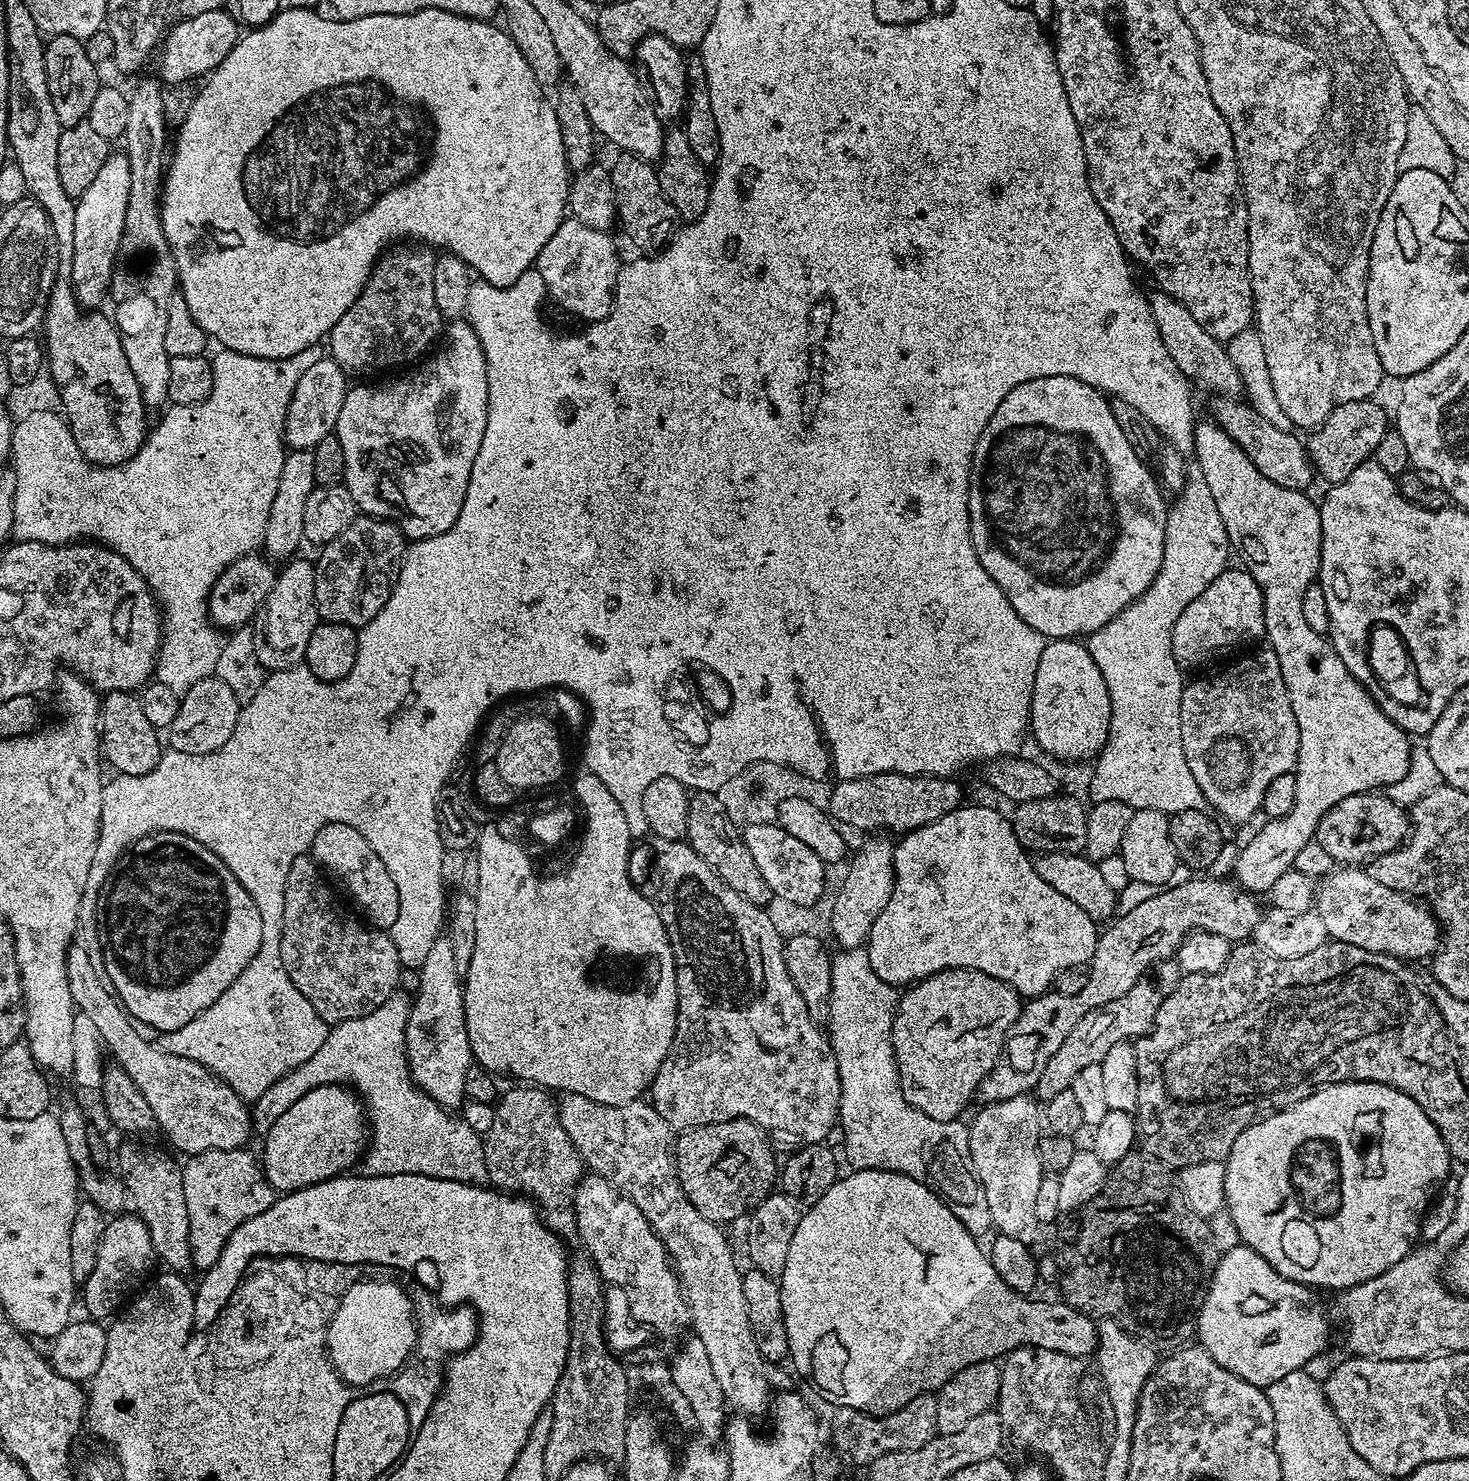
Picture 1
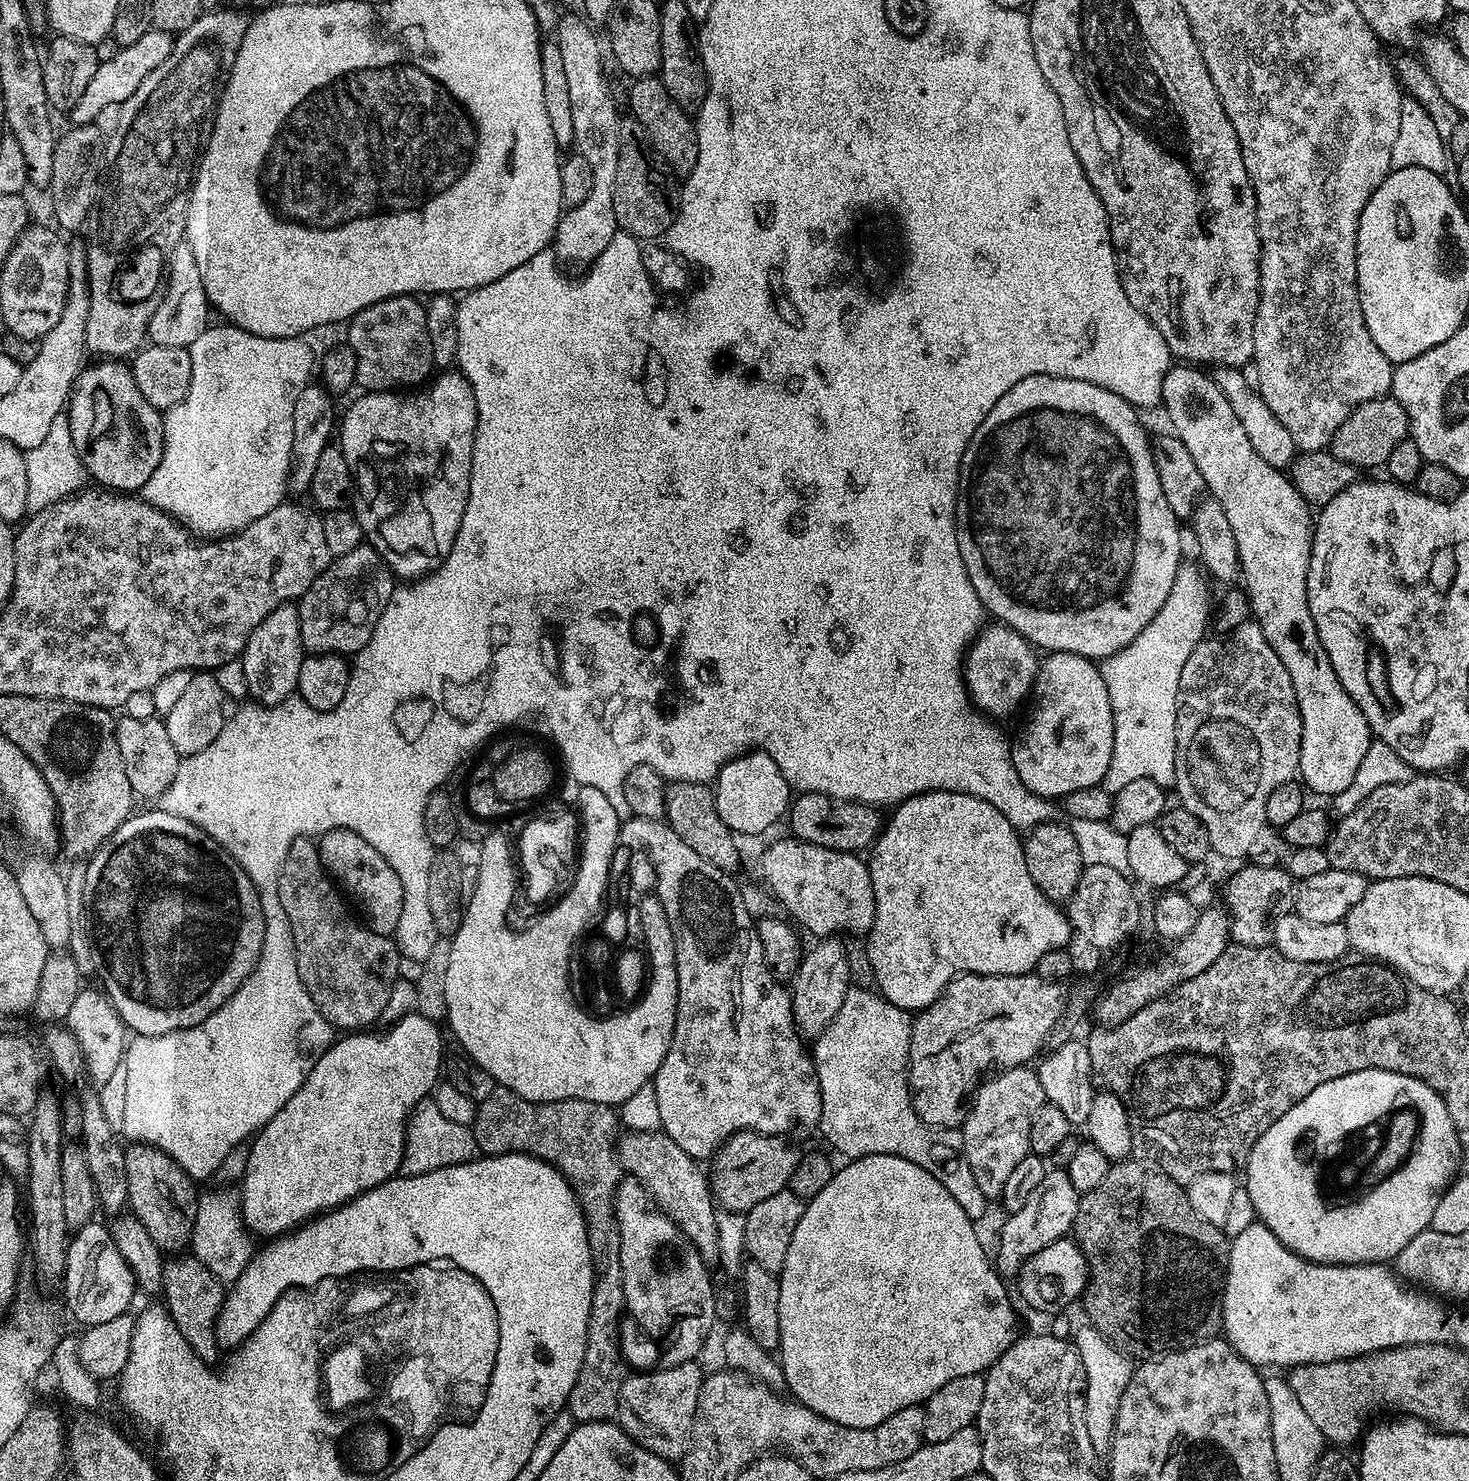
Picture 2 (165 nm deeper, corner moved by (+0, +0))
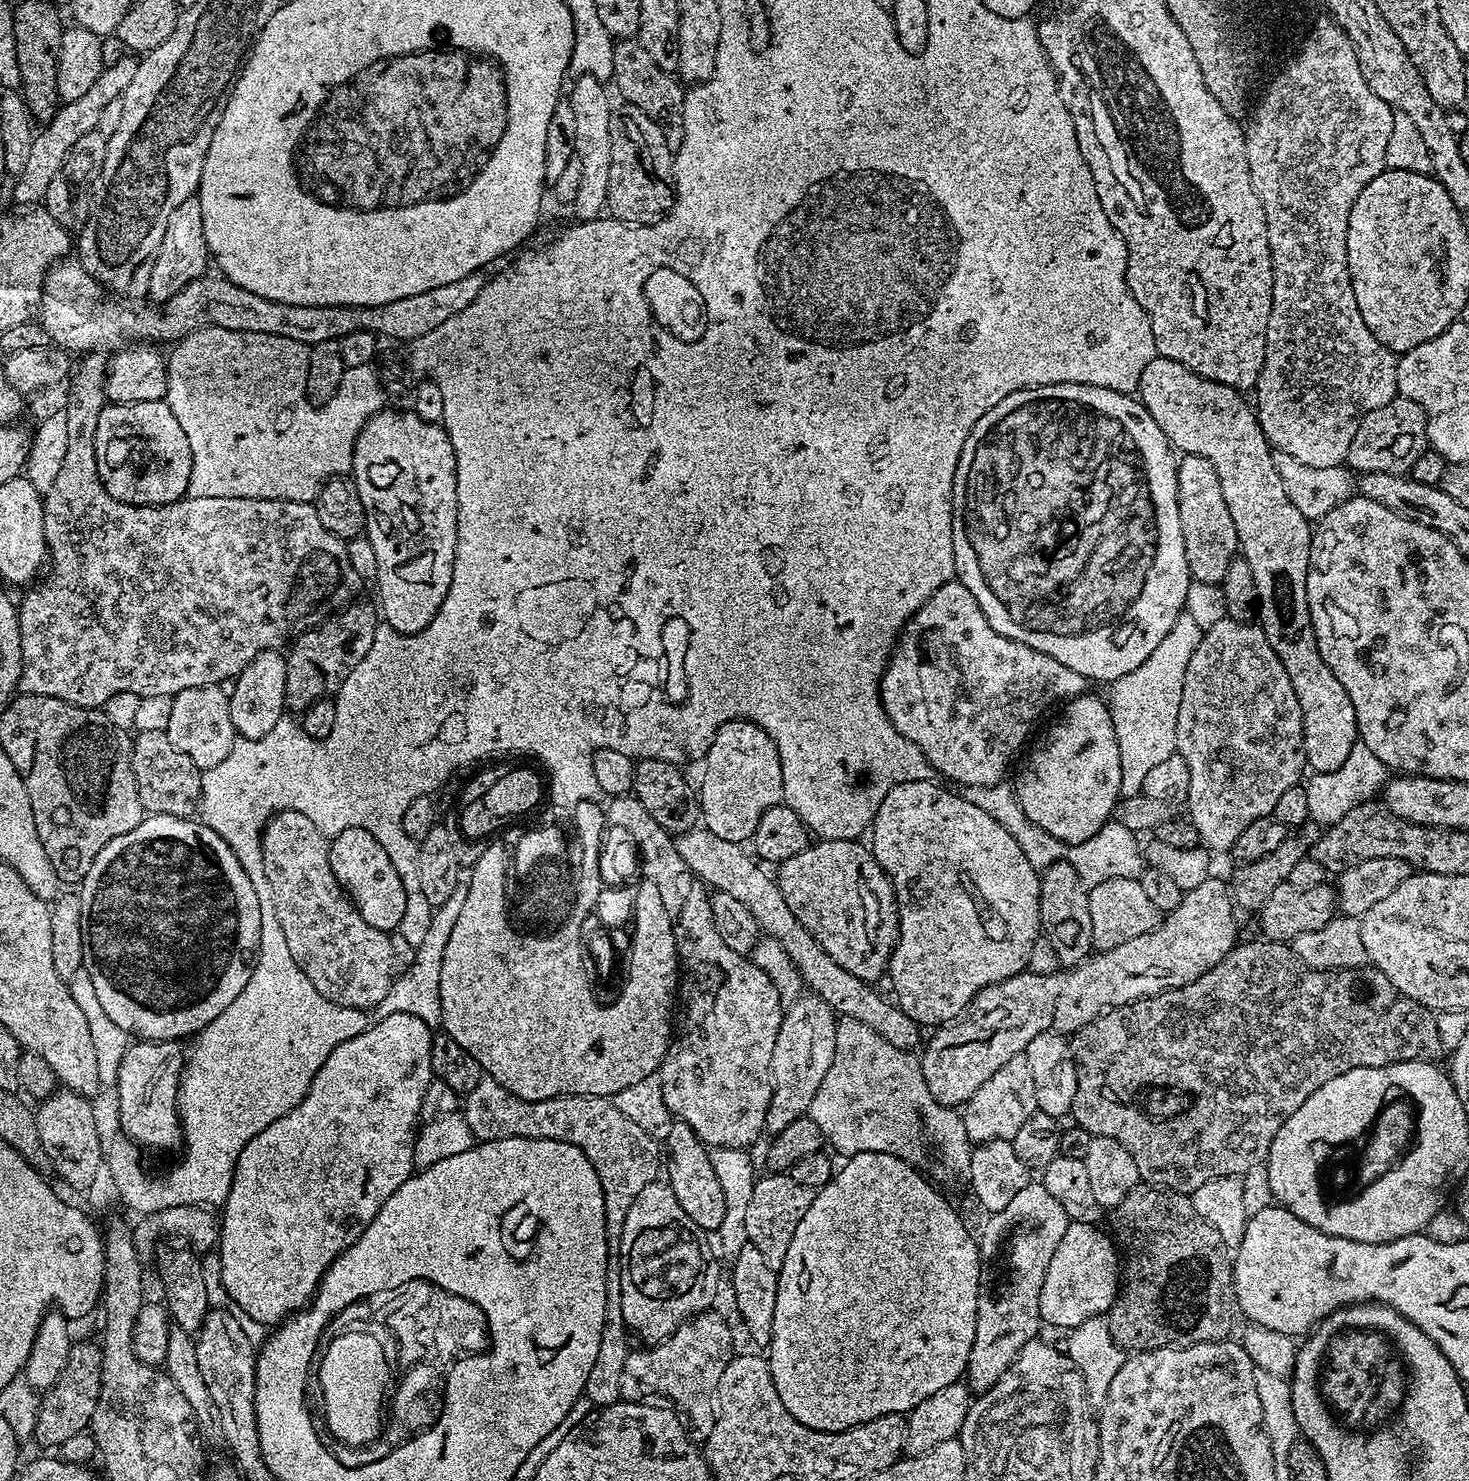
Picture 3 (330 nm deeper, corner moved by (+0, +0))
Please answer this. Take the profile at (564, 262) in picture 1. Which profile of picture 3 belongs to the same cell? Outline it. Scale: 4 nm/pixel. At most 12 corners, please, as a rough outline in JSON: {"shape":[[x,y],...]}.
{"shape":[[578,76],[574,154],[582,162],[575,219],[608,203],[610,118],[605,81]]}

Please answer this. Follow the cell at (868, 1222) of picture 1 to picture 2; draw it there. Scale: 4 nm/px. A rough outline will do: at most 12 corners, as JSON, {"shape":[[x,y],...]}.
{"shape":[[874,1154],[778,1273],[792,1396],[851,1428],[1016,1343],[977,1225]]}

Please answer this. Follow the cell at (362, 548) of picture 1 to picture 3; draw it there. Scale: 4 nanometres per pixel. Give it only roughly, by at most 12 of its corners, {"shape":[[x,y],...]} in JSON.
{"shape":[[349,603],[286,652],[296,714],[335,694],[374,646],[377,605]]}

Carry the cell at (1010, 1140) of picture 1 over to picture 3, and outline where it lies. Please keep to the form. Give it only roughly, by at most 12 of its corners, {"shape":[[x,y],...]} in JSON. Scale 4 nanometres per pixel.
{"shape":[[1024,1054],[963,1105],[973,1145],[1012,1140],[1036,1113]]}

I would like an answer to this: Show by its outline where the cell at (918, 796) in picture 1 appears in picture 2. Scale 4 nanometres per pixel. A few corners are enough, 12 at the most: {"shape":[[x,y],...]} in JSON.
{"shape":[[800,792],[786,824],[807,844],[859,853],[882,831],[870,804]]}

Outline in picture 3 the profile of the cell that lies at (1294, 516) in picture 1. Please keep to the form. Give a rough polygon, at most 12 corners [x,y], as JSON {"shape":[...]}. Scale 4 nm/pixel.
{"shape":[[1159,354],[1140,403],[1214,462],[1258,623],[1302,706],[1304,759],[1338,770],[1358,733],[1306,578],[1314,528],[1282,490],[1237,389]]}

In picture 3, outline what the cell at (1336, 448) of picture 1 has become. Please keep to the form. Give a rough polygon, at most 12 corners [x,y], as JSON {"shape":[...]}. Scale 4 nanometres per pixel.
{"shape":[[1398,394],[1350,442],[1356,474],[1411,473],[1427,447],[1422,406]]}

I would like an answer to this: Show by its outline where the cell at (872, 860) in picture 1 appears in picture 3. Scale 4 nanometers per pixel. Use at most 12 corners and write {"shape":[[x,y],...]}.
{"shape":[[815,994],[784,1008],[764,1123],[786,1130],[811,1109],[838,1017]]}

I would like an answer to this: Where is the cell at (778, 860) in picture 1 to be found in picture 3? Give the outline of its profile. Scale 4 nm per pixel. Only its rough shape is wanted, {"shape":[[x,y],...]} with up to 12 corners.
{"shape":[[820,840],[774,879],[794,918],[858,970],[896,893],[871,847]]}

